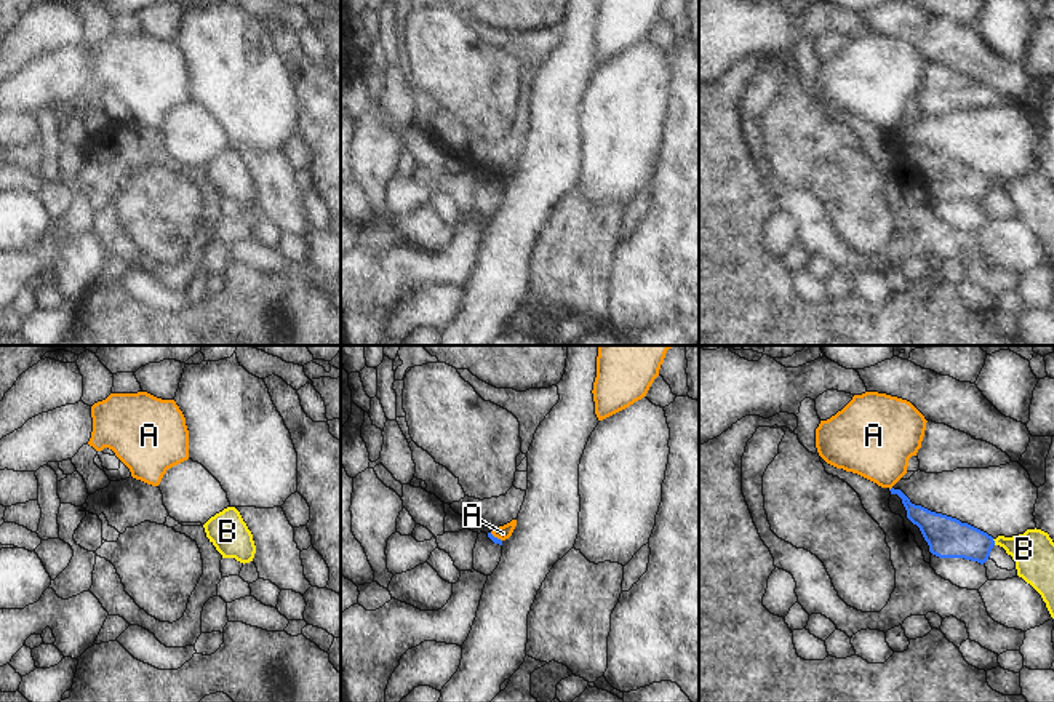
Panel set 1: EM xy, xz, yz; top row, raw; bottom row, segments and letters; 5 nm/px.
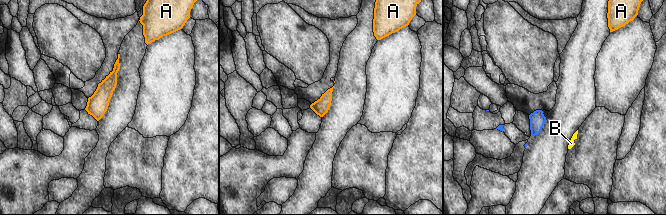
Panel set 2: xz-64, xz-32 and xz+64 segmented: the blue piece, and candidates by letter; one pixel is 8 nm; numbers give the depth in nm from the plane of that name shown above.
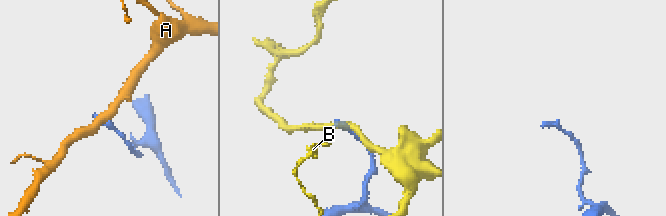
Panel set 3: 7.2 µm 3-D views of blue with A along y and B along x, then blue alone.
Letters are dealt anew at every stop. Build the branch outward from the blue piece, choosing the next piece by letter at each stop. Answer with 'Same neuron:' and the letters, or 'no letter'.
Same neuron: no letter

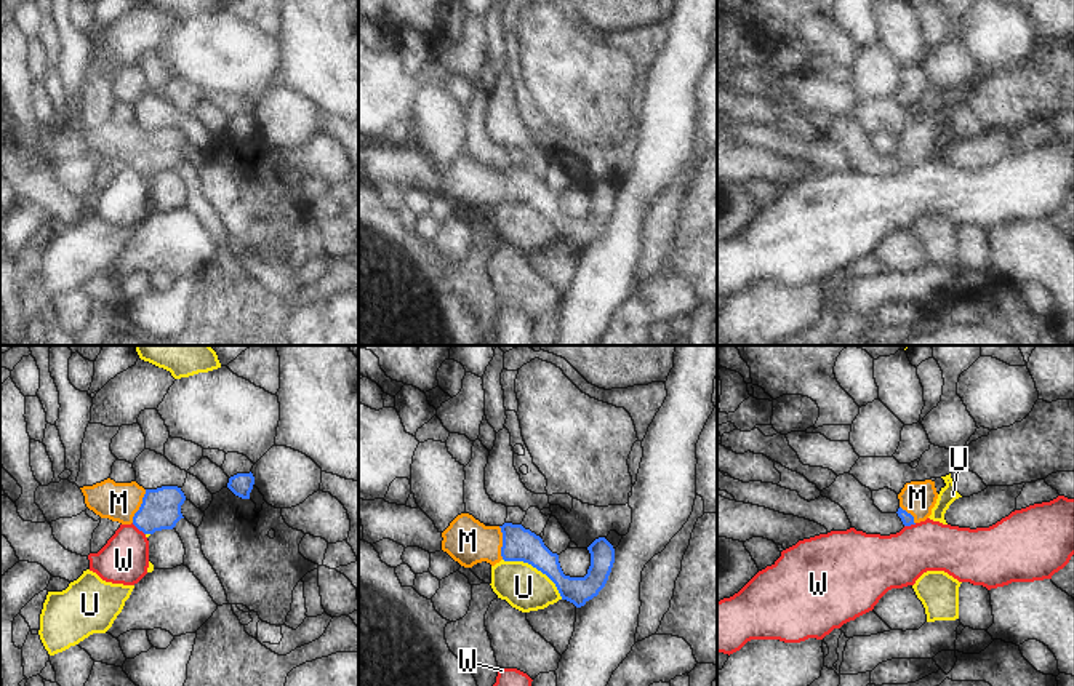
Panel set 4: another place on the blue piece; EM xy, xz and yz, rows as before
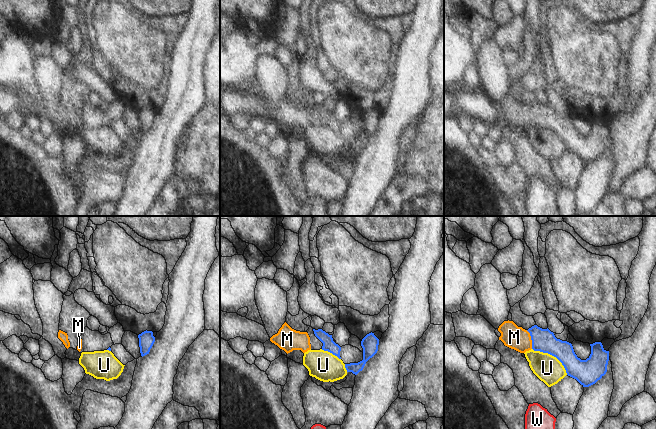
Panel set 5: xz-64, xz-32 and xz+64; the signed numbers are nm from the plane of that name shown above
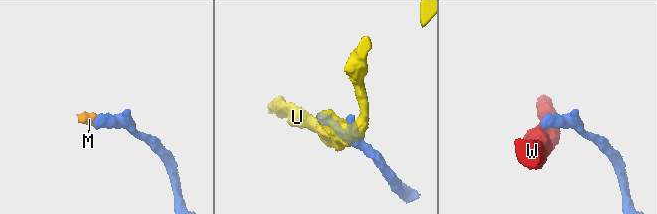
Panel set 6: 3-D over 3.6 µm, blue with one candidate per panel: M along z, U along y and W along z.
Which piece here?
Same neuron: M

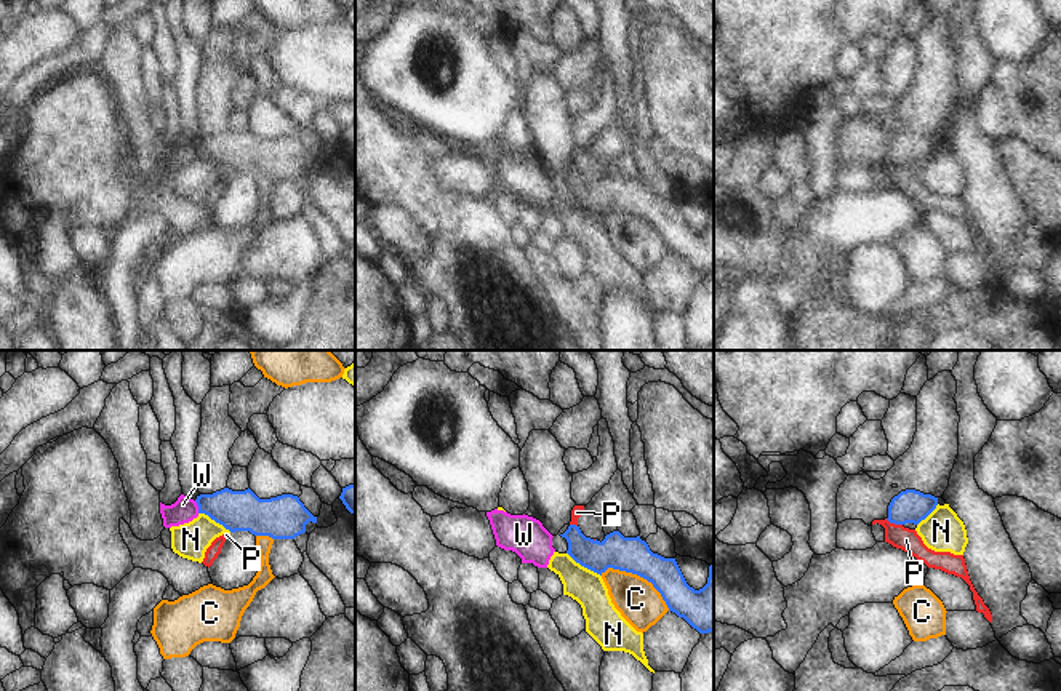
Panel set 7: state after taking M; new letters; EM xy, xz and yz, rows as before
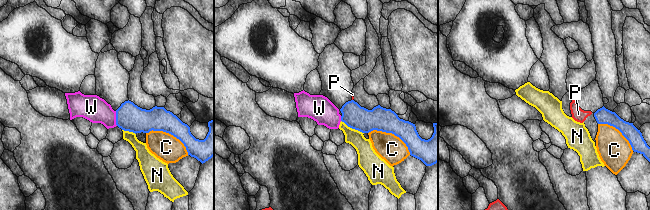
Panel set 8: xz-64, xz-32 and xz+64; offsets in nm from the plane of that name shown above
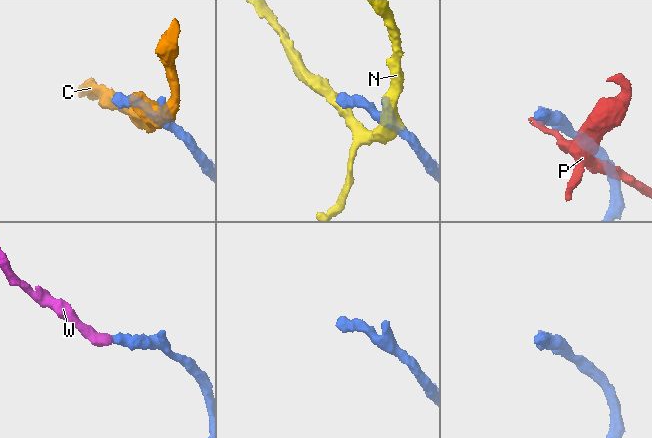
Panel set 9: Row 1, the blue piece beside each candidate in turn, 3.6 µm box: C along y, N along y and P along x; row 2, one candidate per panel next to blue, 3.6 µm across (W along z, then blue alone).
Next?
Same neuron: W

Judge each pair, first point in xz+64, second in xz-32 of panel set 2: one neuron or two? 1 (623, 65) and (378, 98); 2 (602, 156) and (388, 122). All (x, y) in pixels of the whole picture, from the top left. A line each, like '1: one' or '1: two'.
1: one
2: two

